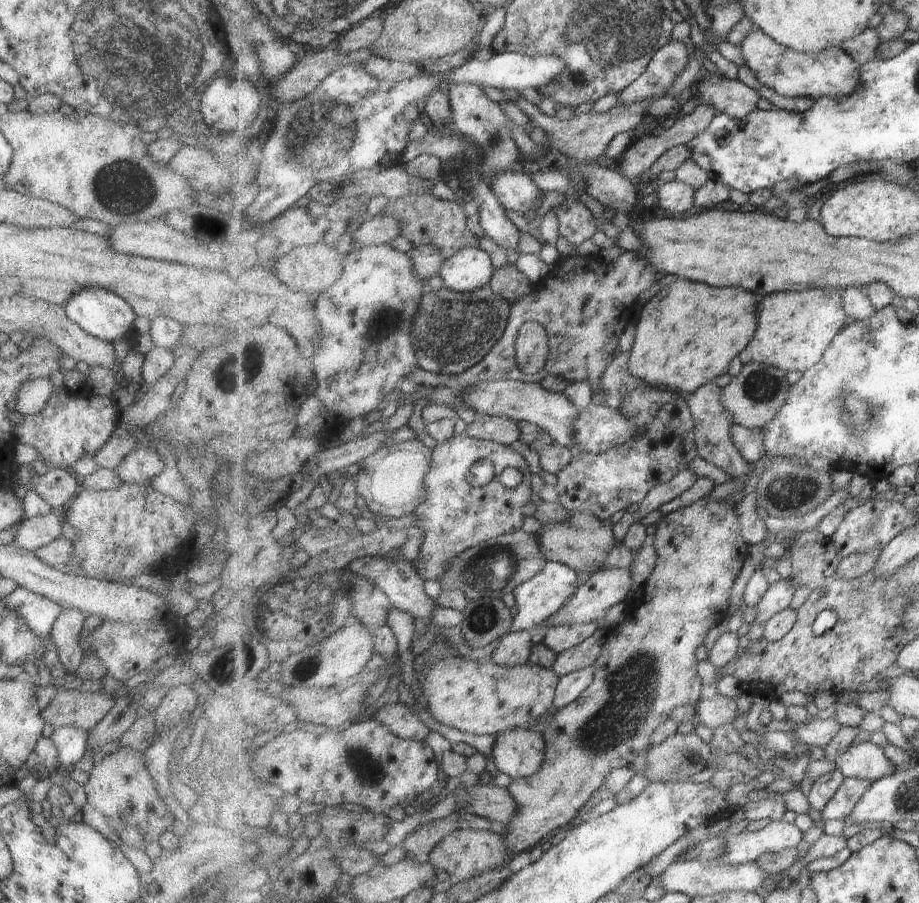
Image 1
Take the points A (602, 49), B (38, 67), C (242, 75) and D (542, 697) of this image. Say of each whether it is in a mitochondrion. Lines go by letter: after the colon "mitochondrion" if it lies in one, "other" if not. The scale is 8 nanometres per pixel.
A: mitochondrion
B: other
C: other
D: other

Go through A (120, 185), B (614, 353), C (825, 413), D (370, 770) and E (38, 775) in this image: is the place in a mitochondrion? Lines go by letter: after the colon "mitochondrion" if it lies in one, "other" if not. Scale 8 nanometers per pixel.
A: mitochondrion
B: other
C: mitochondrion
D: mitochondrion
E: other

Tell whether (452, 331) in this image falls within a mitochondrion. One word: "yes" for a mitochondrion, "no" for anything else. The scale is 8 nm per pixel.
yes

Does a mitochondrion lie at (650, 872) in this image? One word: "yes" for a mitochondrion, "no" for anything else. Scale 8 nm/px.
no

